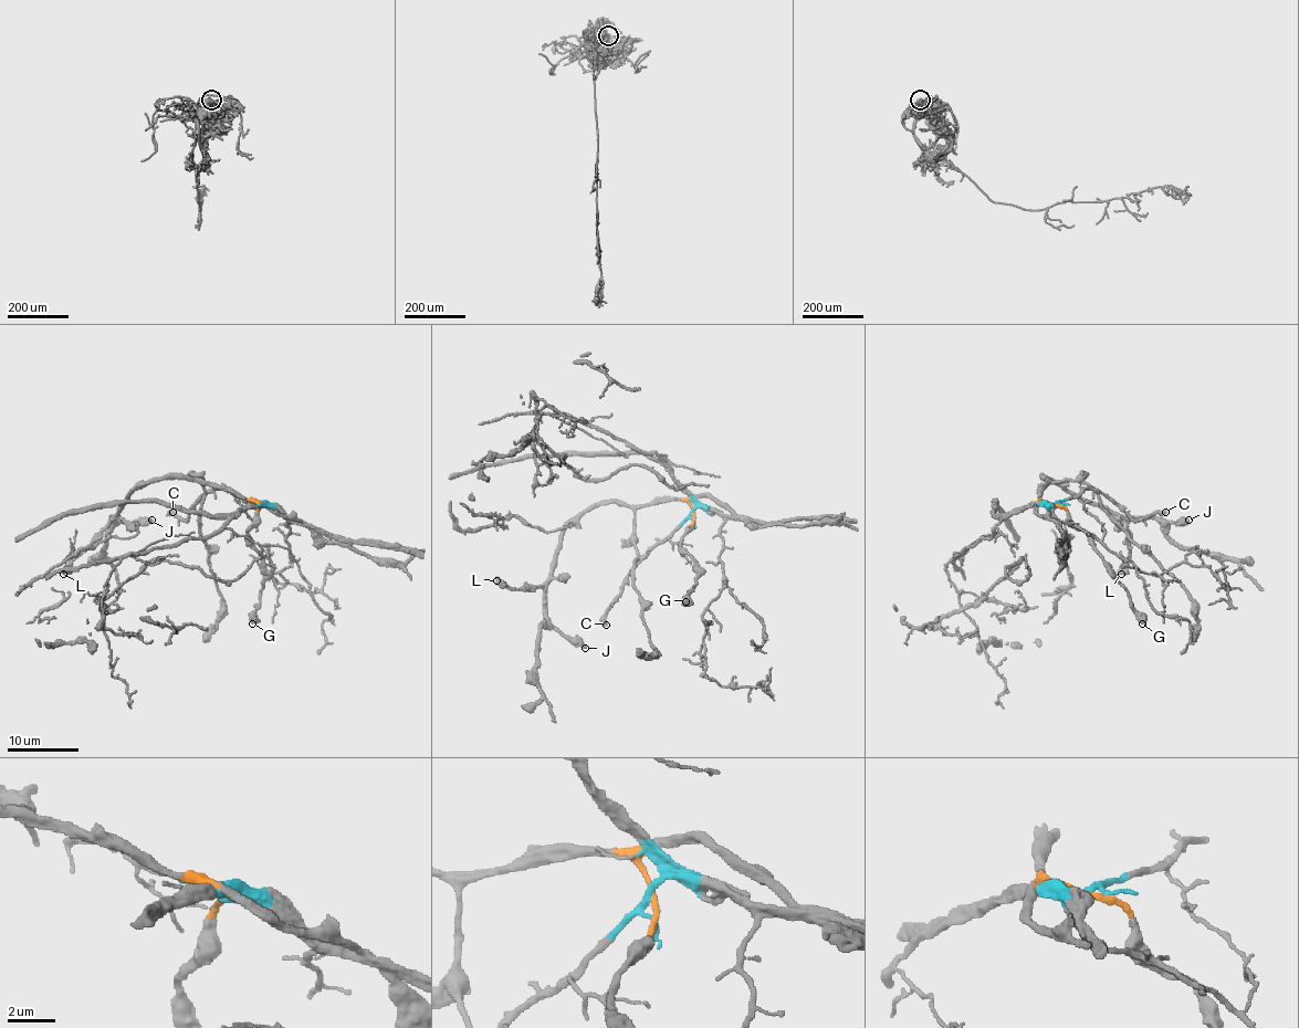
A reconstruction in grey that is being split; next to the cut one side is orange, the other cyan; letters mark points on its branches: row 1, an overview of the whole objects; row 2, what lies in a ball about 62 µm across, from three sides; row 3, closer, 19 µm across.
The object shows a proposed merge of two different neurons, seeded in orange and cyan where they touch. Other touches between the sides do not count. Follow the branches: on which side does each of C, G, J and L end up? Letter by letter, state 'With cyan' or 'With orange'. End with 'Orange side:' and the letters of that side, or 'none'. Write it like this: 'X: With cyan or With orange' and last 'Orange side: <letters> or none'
C: With cyan
G: With orange
J: With orange
L: With orange
Orange side: G, J, L

